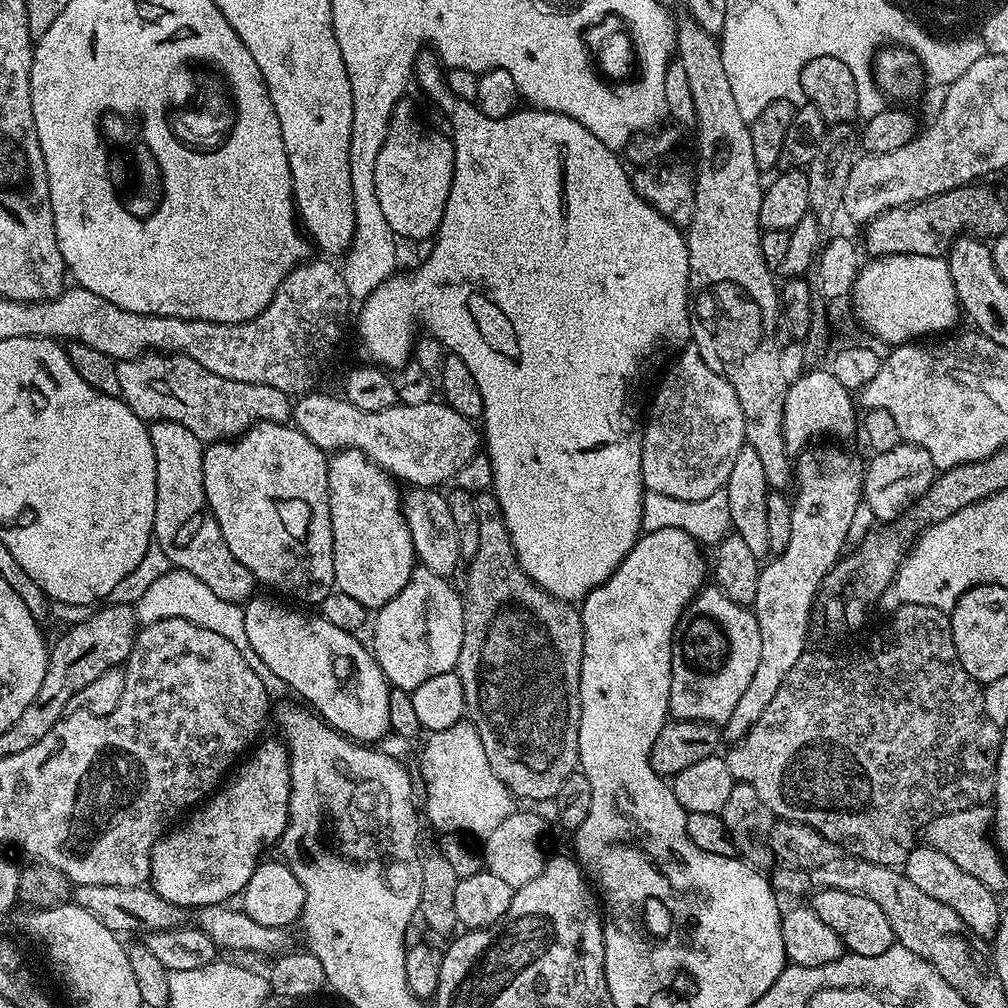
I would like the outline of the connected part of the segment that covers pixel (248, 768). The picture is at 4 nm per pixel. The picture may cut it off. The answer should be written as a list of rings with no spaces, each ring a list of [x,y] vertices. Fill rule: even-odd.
[[[261,739],[251,749],[247,759],[223,781],[219,791],[209,795],[203,807],[196,810],[201,812],[193,811],[187,817],[189,820],[185,822],[184,828],[178,829],[177,832],[169,831],[161,836],[152,848],[150,886],[160,896],[166,898],[166,902],[177,904],[181,910],[188,910],[188,908],[195,910],[204,907],[205,904],[222,904],[231,901],[231,896],[239,897],[244,891],[246,882],[250,882],[250,874],[254,874],[258,861],[265,855],[263,852],[271,844],[273,847],[286,830],[290,806],[288,750],[279,739],[263,740]]]

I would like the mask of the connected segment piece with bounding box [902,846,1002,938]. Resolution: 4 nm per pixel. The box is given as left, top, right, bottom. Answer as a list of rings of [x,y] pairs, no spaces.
[[[916,846],[904,859],[902,871],[910,878],[910,882],[914,882],[914,886],[918,886],[918,890],[922,890],[922,894],[930,894],[930,898],[938,898],[938,902],[950,906],[950,910],[954,910],[954,914],[966,922],[975,936],[995,937],[1002,911],[1002,905],[996,901],[999,900],[997,893],[978,882],[978,878],[966,874],[966,870],[954,863],[954,858],[946,858],[946,854],[927,846]]]

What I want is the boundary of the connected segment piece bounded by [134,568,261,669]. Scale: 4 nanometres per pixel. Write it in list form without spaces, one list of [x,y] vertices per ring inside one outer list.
[[[171,568],[146,589],[134,607],[136,619],[141,625],[153,624],[166,618],[185,618],[187,621],[202,626],[203,629],[213,630],[216,634],[221,634],[230,642],[234,642],[234,646],[238,646],[242,658],[246,658],[250,667],[254,669],[261,667],[254,646],[250,646],[250,642],[244,636],[246,634],[246,622],[244,621],[243,607],[219,598],[214,590],[208,589],[207,585],[188,571]]]

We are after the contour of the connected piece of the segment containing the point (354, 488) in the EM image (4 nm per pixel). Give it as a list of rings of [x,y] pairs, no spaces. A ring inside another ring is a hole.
[[[341,448],[328,456],[328,501],[330,502],[330,526],[334,546],[335,591],[350,594],[369,610],[379,610],[390,602],[410,582],[412,571],[418,566],[414,542],[406,526],[402,507],[402,492],[397,481],[383,468],[379,468],[366,454],[353,448]]]

